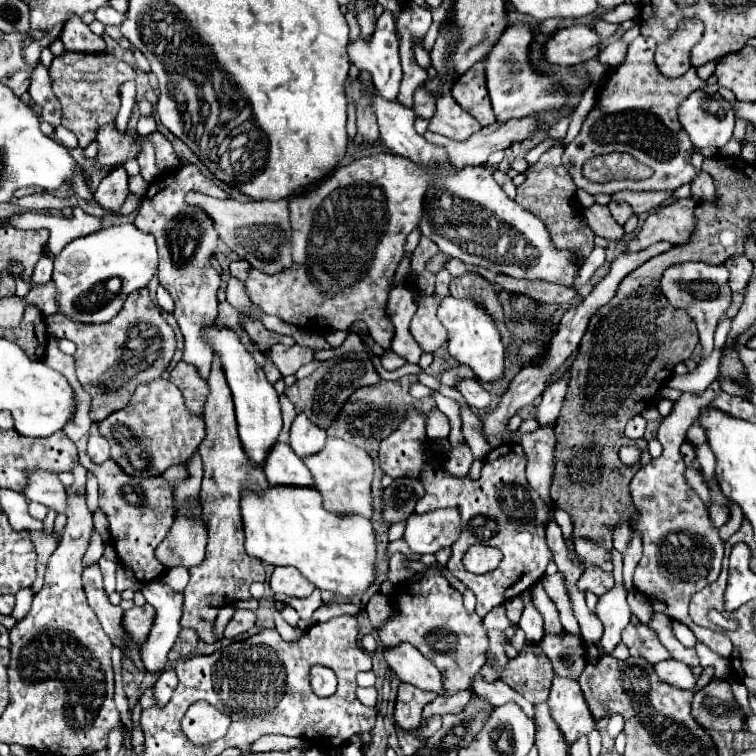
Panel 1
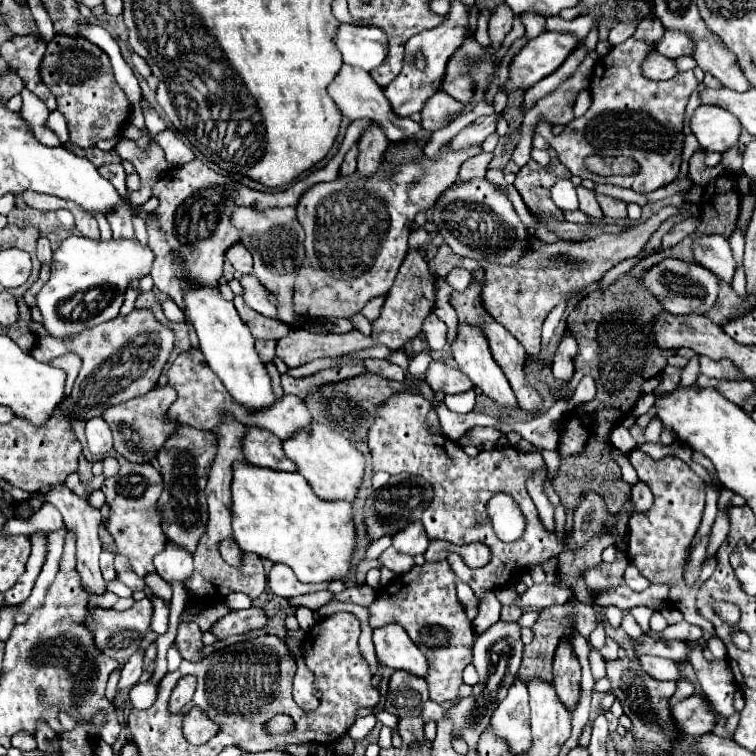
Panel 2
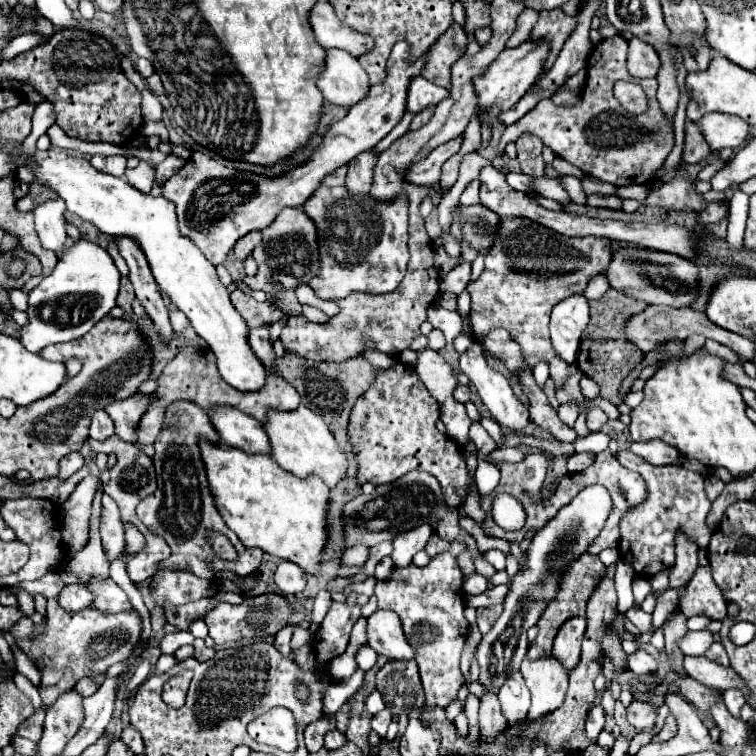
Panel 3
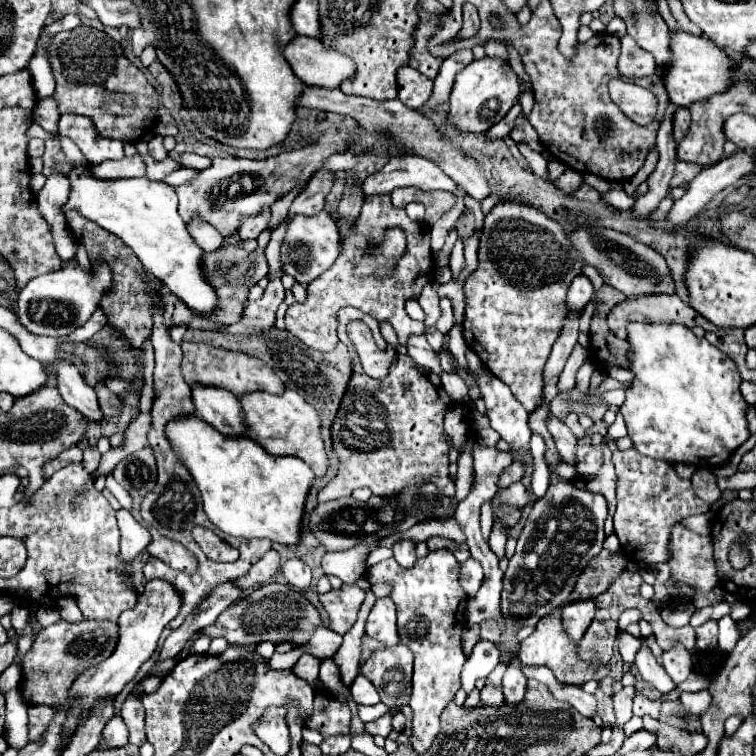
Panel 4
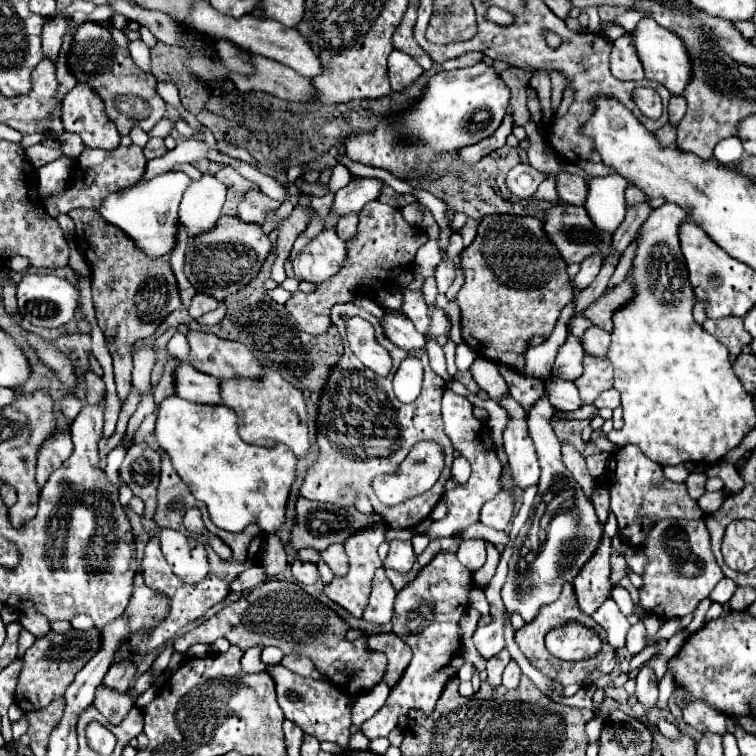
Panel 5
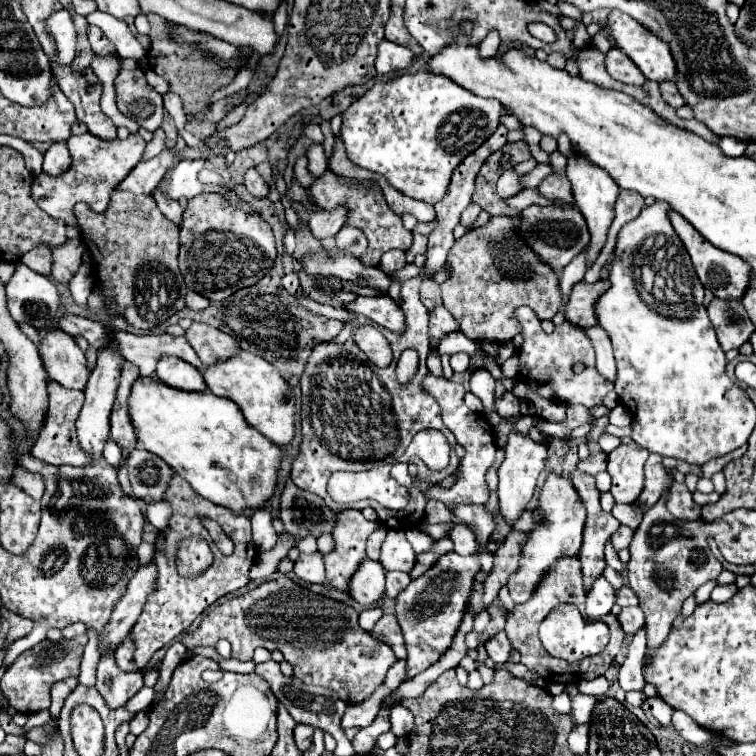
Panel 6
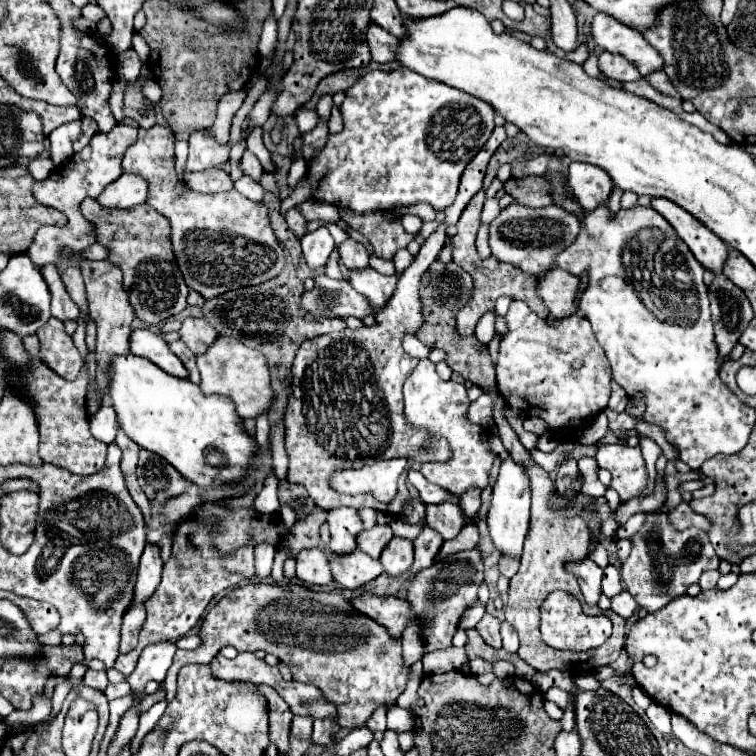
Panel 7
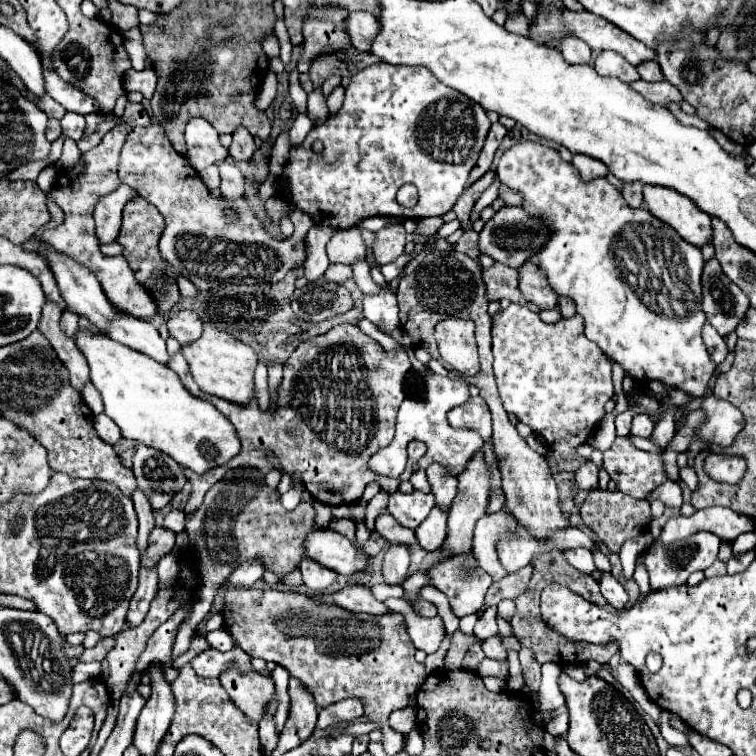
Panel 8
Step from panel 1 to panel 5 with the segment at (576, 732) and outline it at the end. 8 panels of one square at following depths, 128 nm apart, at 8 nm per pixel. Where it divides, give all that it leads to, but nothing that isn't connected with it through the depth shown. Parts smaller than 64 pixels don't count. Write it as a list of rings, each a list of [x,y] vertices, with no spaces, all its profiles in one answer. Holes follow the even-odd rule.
[[[604,536],[600,550],[596,550],[594,558],[584,566],[584,570],[574,580],[578,608],[588,616],[592,616],[602,606],[602,602],[610,598],[612,584],[608,580],[610,574],[608,558],[610,558],[610,540],[608,536]]]

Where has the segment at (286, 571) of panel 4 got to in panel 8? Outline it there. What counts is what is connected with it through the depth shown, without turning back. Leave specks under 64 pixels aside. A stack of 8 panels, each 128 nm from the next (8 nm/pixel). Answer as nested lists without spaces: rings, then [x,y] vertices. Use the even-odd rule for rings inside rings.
[[[308,556],[302,558],[302,562],[300,562],[298,568],[300,568],[300,572],[302,572],[302,582],[304,582],[310,590],[314,590],[314,592],[326,590],[326,588],[336,580],[336,576],[338,576],[336,572],[332,572],[332,570],[328,570],[326,566],[314,562],[314,560],[308,558]]]

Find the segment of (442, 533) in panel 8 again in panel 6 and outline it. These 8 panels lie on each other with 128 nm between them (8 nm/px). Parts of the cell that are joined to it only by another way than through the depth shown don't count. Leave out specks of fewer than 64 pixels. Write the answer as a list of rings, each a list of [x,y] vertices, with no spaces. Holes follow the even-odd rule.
[[[416,528],[406,530],[406,538],[408,538],[408,542],[412,544],[412,548],[414,548],[416,554],[420,554],[420,552],[428,552],[430,546],[434,544],[432,536],[428,536],[428,534],[424,534],[424,532],[418,532]],[[388,572],[388,580],[386,580],[388,598],[396,598],[408,584],[410,584],[408,574],[404,574],[404,572]],[[376,606],[362,611],[359,614],[359,627],[370,632],[382,615],[382,606]]]

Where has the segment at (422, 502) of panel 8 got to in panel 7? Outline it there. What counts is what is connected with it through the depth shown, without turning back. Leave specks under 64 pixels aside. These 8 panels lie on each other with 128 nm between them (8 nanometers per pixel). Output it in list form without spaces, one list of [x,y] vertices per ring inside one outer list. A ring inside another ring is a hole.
[[[412,498],[408,502],[408,506],[404,508],[404,514],[400,514],[400,520],[410,522],[410,524],[418,524],[418,522],[424,522],[424,514],[426,514],[426,504]]]

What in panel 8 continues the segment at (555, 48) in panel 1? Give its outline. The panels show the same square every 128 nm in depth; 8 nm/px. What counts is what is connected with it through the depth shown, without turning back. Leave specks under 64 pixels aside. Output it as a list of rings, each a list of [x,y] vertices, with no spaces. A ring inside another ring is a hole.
[[[372,64],[350,78],[340,112],[330,116],[322,126],[314,126],[302,146],[290,152],[278,188],[286,188],[284,198],[306,212],[316,224],[334,230],[354,228],[370,216],[442,216],[452,210],[454,202],[464,192],[468,174],[476,164],[488,130],[490,120],[486,110],[468,96],[444,86],[424,66]],[[316,140],[324,144],[320,154],[312,150],[312,142]],[[404,184],[414,184],[418,188],[416,208],[402,208],[396,202],[396,192]]]

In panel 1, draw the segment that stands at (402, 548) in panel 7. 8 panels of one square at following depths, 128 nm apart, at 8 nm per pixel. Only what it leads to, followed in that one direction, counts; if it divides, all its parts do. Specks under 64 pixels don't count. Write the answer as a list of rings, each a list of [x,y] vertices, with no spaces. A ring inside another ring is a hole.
[[[444,508],[444,510],[432,510],[426,514],[412,514],[406,524],[404,542],[412,548],[412,552],[418,554],[436,554],[442,548],[450,548],[462,532],[460,524],[460,512],[458,508]]]

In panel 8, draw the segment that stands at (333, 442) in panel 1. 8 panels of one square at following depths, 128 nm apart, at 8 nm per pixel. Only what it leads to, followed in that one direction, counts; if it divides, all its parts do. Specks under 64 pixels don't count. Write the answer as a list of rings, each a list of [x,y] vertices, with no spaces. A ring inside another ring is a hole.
[[[204,326],[204,334],[188,344],[182,346],[182,352],[190,364],[190,372],[204,394],[228,400],[238,406],[246,406],[254,396],[254,370],[258,366],[258,358],[254,350],[240,340],[234,340],[232,334],[220,332],[214,326]]]

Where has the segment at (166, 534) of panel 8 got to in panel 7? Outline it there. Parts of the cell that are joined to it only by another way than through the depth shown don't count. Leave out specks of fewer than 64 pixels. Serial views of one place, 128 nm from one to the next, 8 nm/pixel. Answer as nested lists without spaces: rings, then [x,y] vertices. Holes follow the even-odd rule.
[[[146,546],[144,554],[140,558],[140,568],[138,568],[138,580],[134,586],[134,600],[132,604],[146,602],[154,590],[160,584],[160,574],[162,574],[162,558],[158,546]]]

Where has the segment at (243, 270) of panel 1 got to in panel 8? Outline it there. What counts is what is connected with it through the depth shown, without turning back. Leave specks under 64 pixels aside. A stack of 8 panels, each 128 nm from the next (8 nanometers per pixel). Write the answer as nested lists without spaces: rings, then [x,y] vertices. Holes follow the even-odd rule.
[[[236,130],[234,134],[234,140],[232,140],[232,144],[230,144],[230,156],[234,158],[234,160],[244,160],[244,162],[248,162],[252,156],[254,156],[254,152],[256,152],[256,146],[254,146],[254,138],[248,134],[248,130]]]

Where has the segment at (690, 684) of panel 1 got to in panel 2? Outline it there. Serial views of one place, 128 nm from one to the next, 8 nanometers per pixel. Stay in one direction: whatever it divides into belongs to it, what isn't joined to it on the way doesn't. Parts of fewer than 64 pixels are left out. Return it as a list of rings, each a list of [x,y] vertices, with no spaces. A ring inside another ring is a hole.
[[[640,656],[642,668],[656,680],[680,680],[680,670],[676,660],[666,660],[666,658],[656,658],[656,656]]]

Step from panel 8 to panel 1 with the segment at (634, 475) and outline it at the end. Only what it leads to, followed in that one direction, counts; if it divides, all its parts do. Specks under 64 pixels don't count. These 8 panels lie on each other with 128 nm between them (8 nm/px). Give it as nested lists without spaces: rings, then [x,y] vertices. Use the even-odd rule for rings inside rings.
[[[714,382],[708,386],[704,396],[682,394],[678,402],[674,402],[672,412],[663,419],[656,438],[660,441],[663,451],[660,458],[652,460],[648,466],[640,468],[630,482],[630,496],[638,508],[638,524],[636,530],[642,534],[644,554],[634,570],[634,588],[644,594],[650,602],[654,612],[666,614],[670,620],[686,624],[696,638],[708,646],[712,652],[720,654],[722,658],[732,656],[732,642],[726,634],[702,628],[694,624],[688,616],[690,598],[700,592],[704,586],[710,586],[718,580],[722,558],[724,558],[724,540],[718,536],[718,528],[712,526],[706,504],[692,492],[692,488],[684,480],[686,464],[680,456],[680,444],[686,440],[686,432],[692,422],[698,418],[702,406],[708,406],[712,398],[720,392],[720,384]],[[678,532],[690,532],[690,554],[672,554],[664,552],[666,538]]]

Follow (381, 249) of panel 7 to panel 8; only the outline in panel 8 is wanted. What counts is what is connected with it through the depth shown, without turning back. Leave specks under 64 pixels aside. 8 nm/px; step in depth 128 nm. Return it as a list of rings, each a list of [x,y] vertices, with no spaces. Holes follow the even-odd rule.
[[[402,224],[386,226],[376,232],[376,240],[372,244],[372,252],[380,264],[394,262],[402,252],[406,244],[406,230]]]

